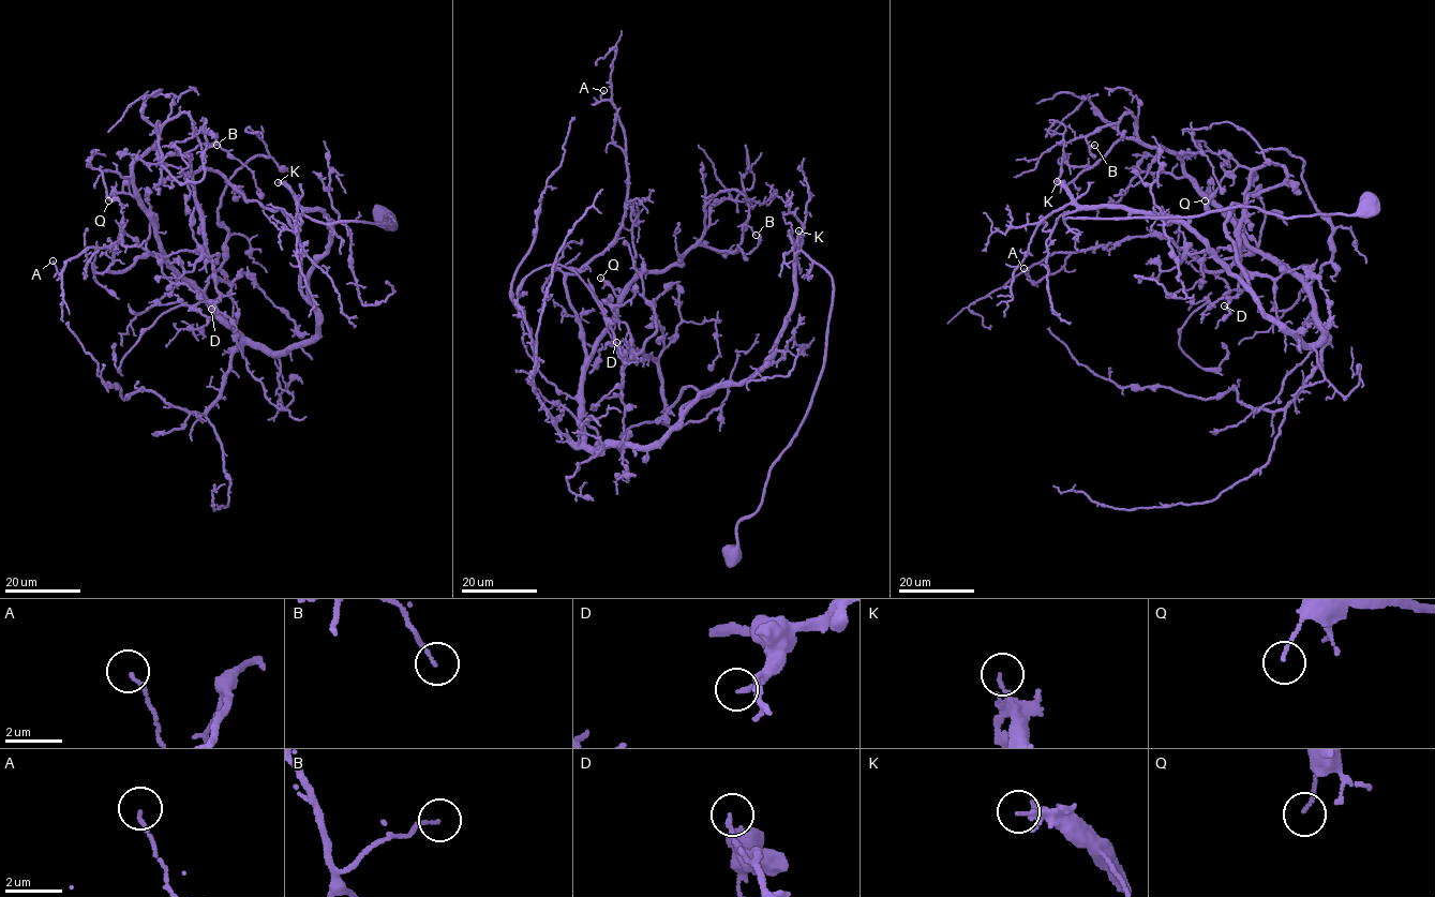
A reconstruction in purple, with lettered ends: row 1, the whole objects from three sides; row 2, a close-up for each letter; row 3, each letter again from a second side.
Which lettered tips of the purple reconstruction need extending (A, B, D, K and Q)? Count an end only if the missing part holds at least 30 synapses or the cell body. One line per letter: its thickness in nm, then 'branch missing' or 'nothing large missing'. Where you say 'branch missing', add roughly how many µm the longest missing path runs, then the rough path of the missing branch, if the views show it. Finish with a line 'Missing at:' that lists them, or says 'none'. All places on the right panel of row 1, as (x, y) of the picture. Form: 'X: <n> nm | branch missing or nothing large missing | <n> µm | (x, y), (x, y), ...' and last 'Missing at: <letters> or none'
A: 110 nm | nothing large missing
B: 120 nm | nothing large missing
D: 140 nm | nothing large missing
K: 90 nm | branch missing | 110 µm
Q: 90 nm | nothing large missing
Missing at: K

